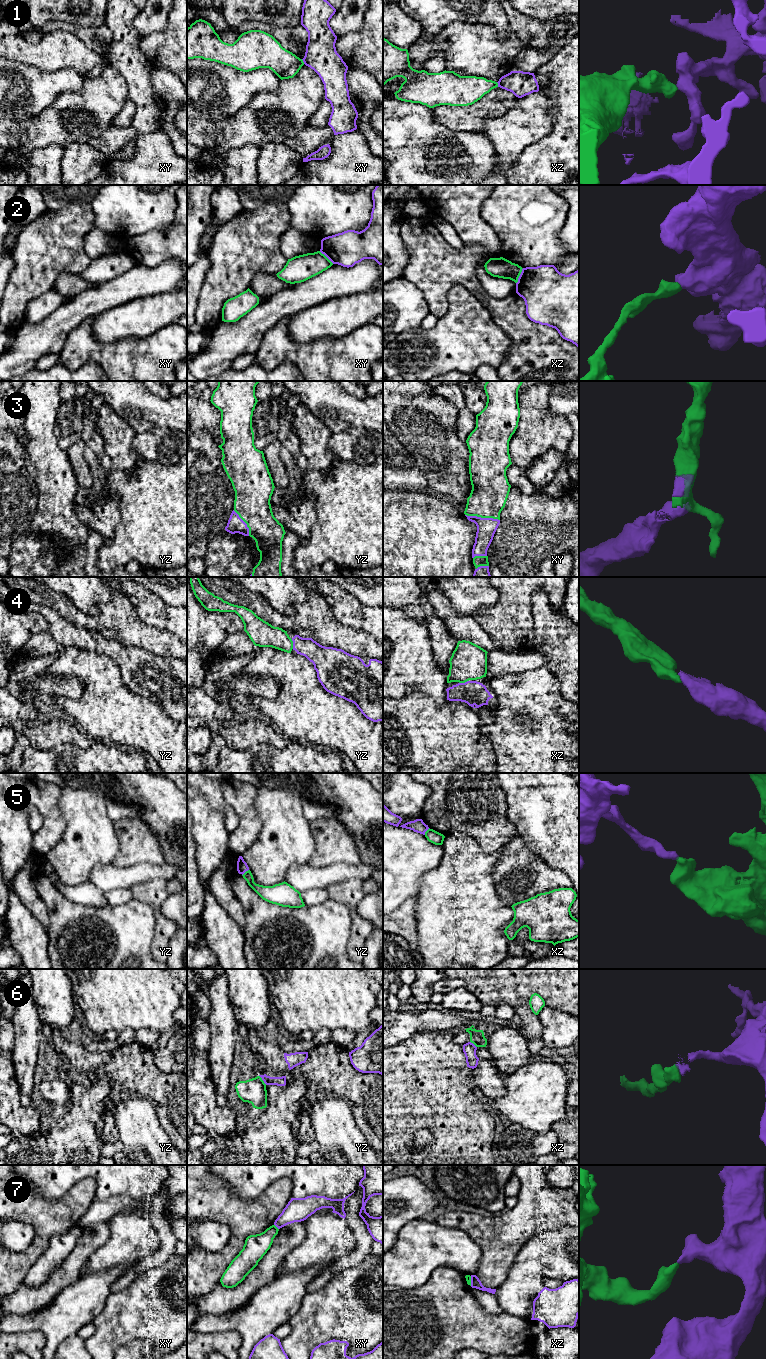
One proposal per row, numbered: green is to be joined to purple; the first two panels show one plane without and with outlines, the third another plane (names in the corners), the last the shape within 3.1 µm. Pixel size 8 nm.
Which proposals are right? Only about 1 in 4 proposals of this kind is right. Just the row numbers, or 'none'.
3, 4

